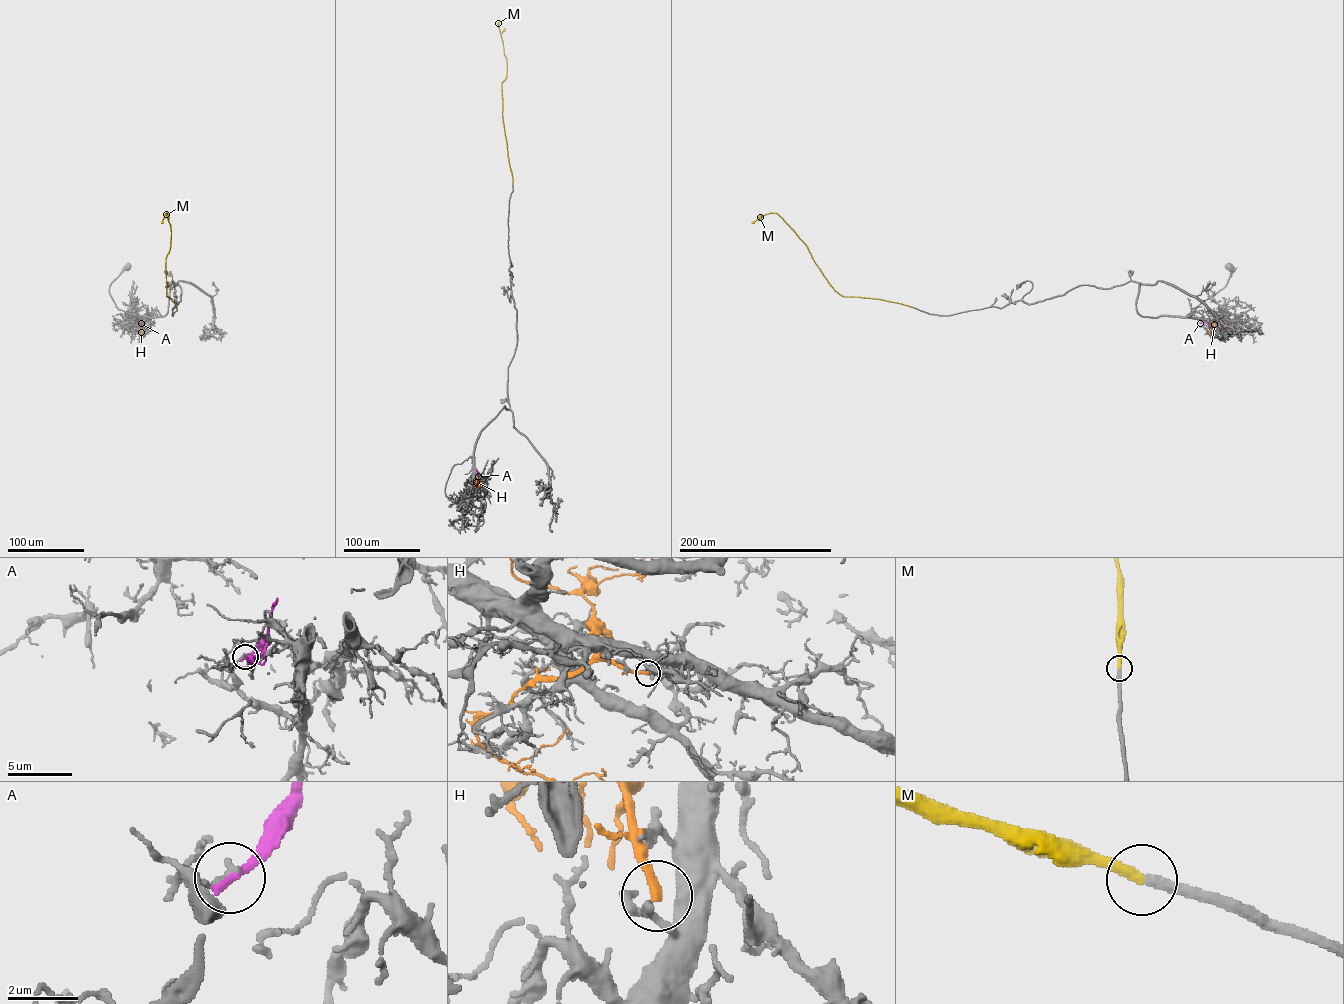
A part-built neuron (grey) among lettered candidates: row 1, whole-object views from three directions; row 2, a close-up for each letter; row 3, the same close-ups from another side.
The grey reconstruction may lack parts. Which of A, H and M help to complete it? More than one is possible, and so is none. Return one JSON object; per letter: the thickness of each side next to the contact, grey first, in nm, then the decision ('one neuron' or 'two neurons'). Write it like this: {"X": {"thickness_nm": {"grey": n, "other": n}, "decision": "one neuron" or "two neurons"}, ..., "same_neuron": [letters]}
{"A": {"thickness_nm": {"grey": 200, "other": 280}, "decision": "two neurons"}, "H": {"thickness_nm": {"grey": 360, "other": 260}, "decision": "two neurons"}, "M": {"thickness_nm": {"grey": 320, "other": 280}, "decision": "one neuron"}, "same_neuron": ["M"]}

